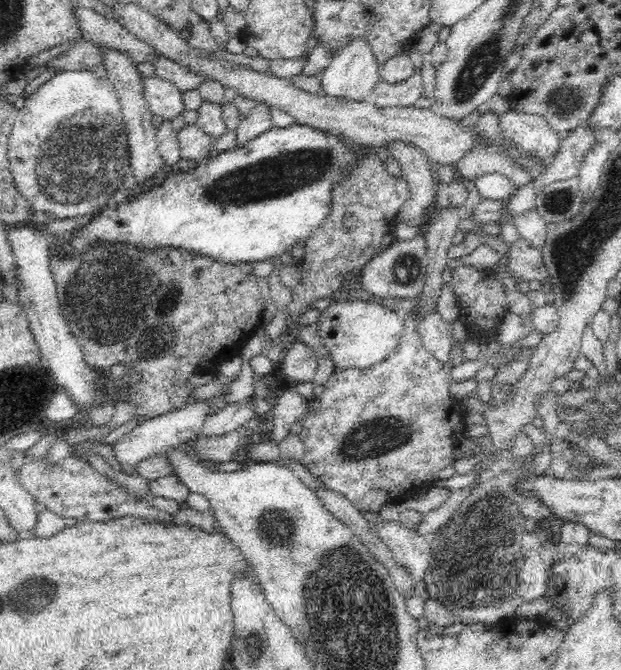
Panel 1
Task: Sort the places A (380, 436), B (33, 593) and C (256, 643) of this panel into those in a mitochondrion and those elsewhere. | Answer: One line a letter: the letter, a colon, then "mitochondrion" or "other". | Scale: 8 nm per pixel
A: mitochondrion
B: mitochondrion
C: mitochondrion

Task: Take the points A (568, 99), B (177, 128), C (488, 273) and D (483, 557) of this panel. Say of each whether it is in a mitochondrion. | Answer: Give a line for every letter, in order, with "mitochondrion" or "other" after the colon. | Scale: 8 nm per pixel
A: mitochondrion
B: other
C: other
D: mitochondrion

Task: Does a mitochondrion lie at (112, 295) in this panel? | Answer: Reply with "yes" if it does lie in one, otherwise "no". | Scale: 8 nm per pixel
yes

